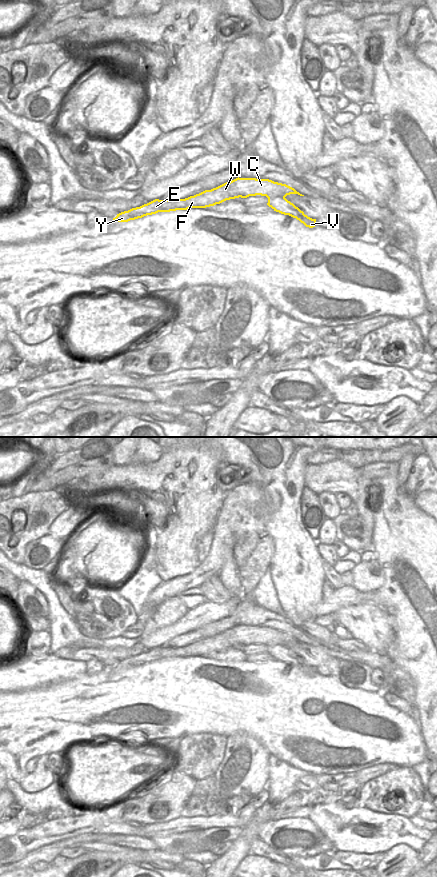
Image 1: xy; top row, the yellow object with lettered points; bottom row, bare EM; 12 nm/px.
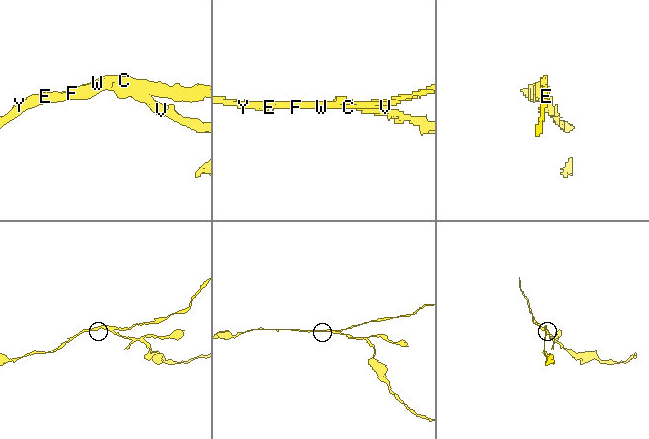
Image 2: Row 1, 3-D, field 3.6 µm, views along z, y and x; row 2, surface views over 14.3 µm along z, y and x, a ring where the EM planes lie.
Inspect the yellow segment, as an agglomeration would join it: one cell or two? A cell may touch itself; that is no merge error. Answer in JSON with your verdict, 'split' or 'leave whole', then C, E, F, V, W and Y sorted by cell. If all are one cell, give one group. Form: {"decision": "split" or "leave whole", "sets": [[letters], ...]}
{"decision": "split", "sets": [["C", "E", "F", "W", "Y"], ["V"]]}

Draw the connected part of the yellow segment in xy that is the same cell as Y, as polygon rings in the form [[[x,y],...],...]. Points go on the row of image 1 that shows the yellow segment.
[[[236,178],[230,182],[226,182],[216,188],[213,188],[211,190],[205,190],[199,194],[196,194],[194,196],[190,196],[185,199],[179,199],[179,200],[173,200],[173,199],[167,199],[167,200],[159,200],[155,199],[147,204],[144,204],[140,207],[132,208],[128,211],[121,212],[117,214],[115,218],[113,218],[113,221],[115,222],[128,222],[130,220],[135,220],[138,218],[142,218],[147,215],[156,214],[158,212],[170,212],[170,211],[176,211],[176,210],[187,210],[189,208],[206,208],[210,206],[214,206],[216,204],[220,204],[226,200],[239,198],[243,195],[244,192],[250,191],[252,189],[255,189],[257,191],[256,195],[266,196],[267,198],[270,198],[272,196],[280,196],[282,198],[285,198],[287,195],[290,194],[298,194],[300,196],[304,196],[297,192],[294,188],[274,182],[269,179],[256,179],[256,178]]]

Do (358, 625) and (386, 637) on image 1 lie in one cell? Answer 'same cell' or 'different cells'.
same cell

